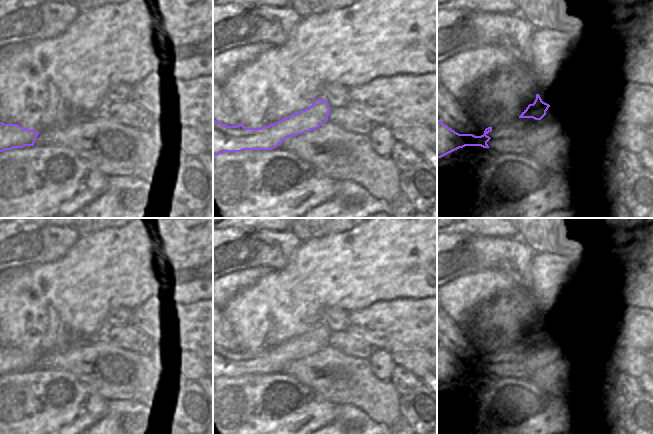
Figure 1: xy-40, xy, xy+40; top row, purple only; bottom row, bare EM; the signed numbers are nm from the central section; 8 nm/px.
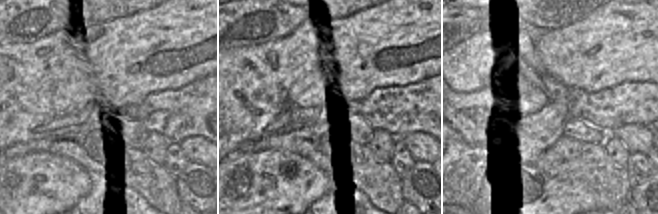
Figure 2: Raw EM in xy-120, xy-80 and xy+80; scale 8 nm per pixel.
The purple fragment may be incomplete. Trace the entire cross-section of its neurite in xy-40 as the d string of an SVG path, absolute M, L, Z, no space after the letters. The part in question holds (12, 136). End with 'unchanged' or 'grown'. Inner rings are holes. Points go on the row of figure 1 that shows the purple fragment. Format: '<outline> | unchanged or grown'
M0 122L0 152L13 148L34 146L39 132L23 128L17 124Z | unchanged

